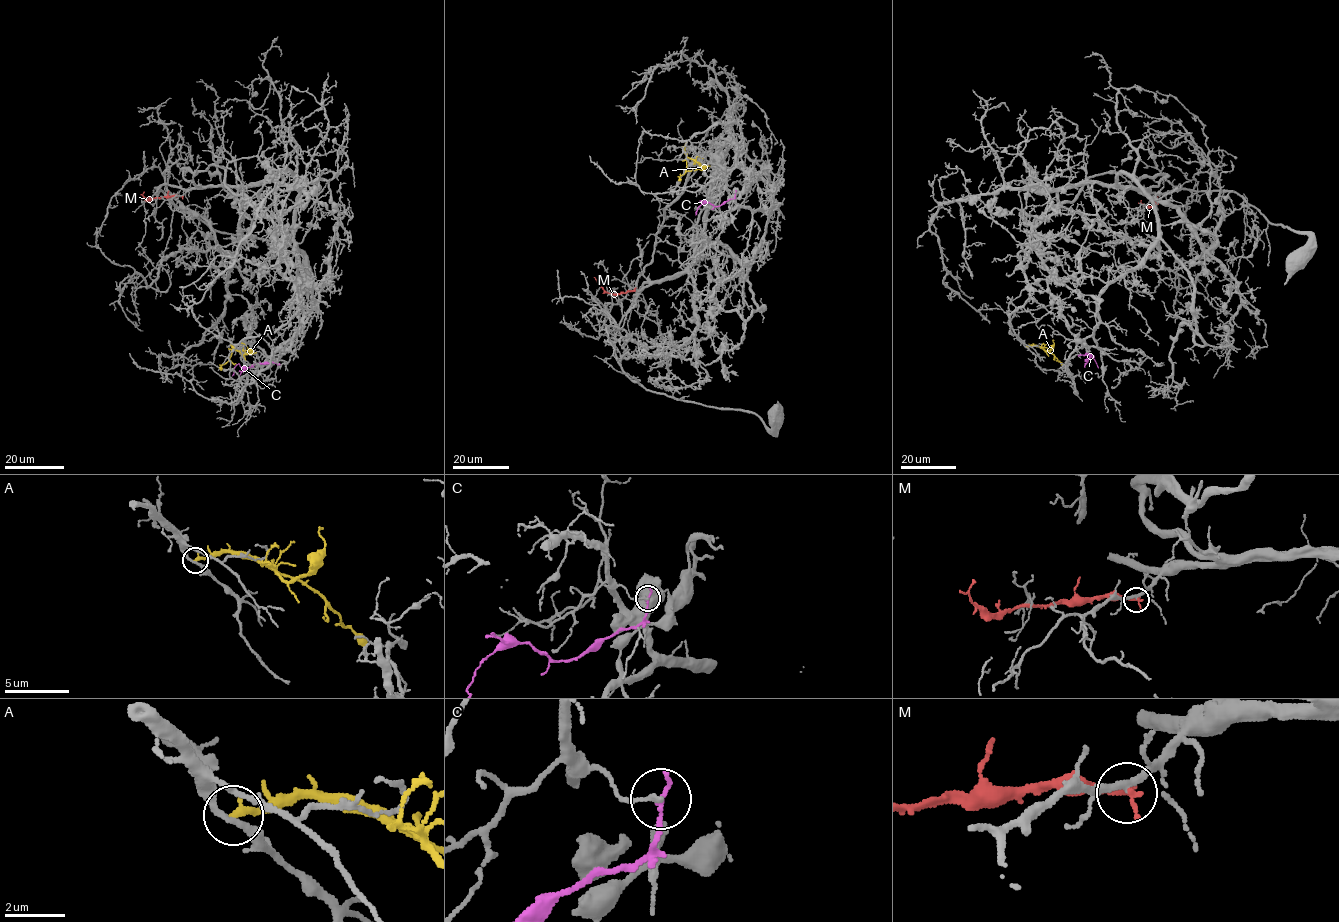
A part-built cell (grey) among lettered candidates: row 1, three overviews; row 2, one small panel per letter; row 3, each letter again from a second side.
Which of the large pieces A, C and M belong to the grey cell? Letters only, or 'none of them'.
none of them

